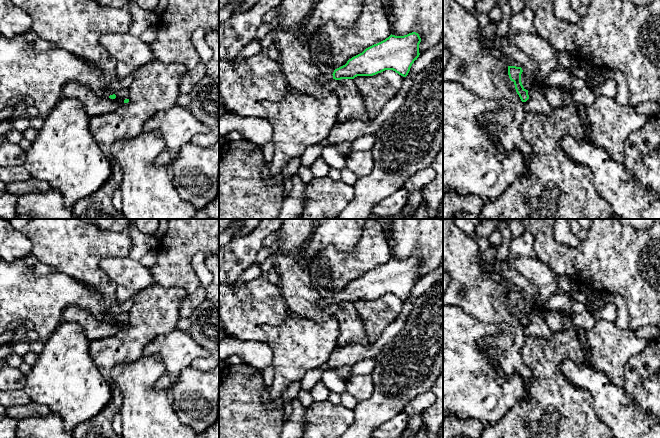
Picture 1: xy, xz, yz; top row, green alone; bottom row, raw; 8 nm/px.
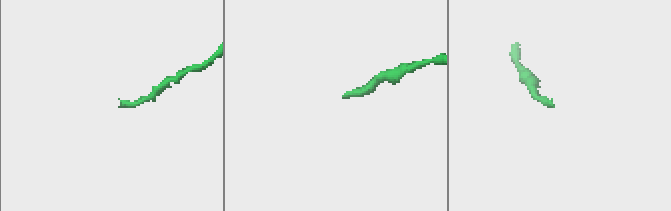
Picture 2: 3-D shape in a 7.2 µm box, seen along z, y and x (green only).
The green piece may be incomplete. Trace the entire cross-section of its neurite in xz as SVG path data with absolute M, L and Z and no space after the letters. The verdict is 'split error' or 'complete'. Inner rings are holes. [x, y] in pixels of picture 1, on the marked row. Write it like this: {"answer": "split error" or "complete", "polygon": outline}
{"answer": "split error", "polygon": "M412 32L404 36L390 35L385 40L366 48L333 74L321 74L317 81L326 84L331 80L354 79L357 76L373 76L385 70L393 70L406 77L419 57L421 38Z"}

